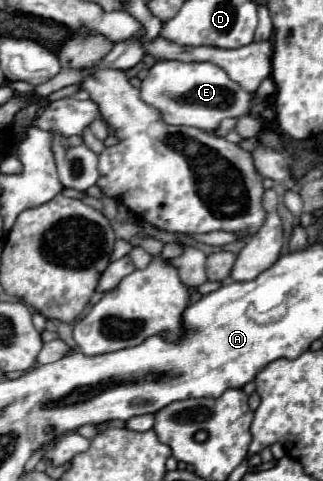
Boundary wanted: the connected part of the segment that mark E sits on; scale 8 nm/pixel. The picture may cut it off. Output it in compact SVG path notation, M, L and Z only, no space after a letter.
M156 62L150 70L148 70L148 76L144 80L146 84L140 86L140 96L146 104L158 108L162 112L162 118L164 122L168 124L182 124L182 126L194 126L194 128L200 128L200 130L216 130L220 126L220 122L224 118L234 118L236 120L236 132L242 136L242 138L252 138L260 132L260 122L254 120L250 116L250 102L252 102L252 96L250 92L246 92L238 82L230 80L228 74L212 64L212 62L192 62L192 64L186 64L186 62Z

